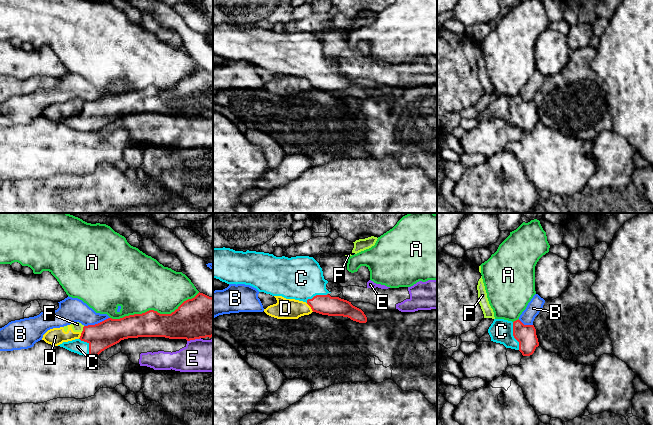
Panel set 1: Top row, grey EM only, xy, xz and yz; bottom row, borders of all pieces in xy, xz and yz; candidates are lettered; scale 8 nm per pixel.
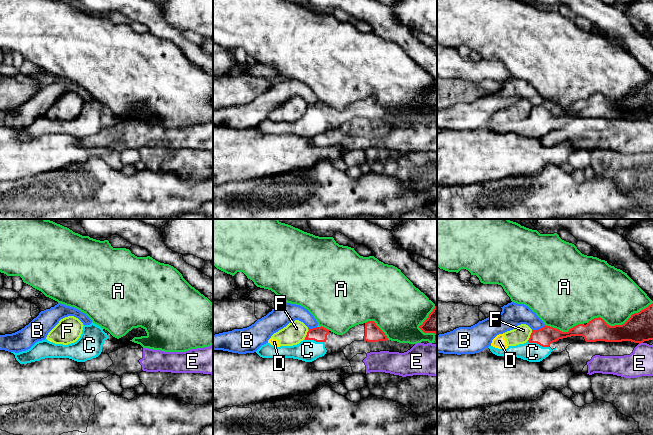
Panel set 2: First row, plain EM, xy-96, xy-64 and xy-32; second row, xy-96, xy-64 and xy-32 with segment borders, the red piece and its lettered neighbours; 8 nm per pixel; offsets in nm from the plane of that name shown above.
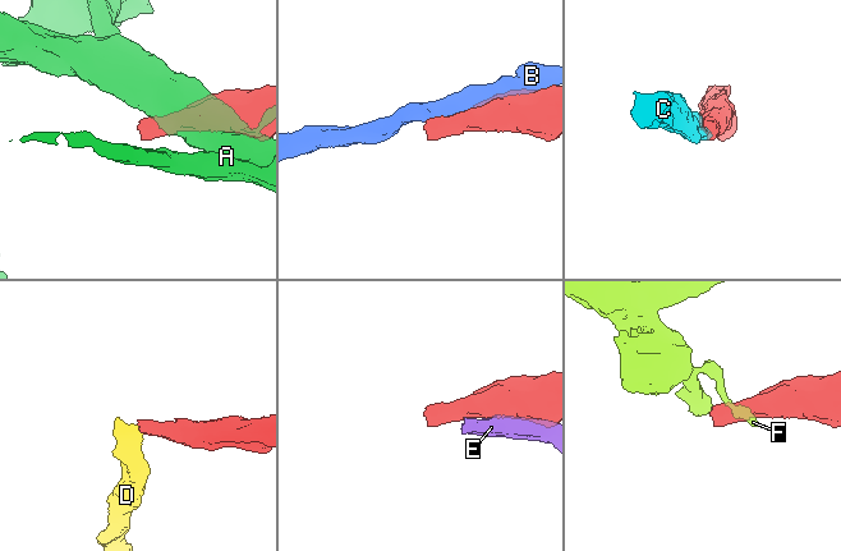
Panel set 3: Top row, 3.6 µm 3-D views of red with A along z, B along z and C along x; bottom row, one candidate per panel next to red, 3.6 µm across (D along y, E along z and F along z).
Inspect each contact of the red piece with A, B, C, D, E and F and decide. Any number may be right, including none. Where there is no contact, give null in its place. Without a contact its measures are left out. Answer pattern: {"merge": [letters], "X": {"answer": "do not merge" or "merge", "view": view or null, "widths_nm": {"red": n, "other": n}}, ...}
{"merge": ["C"], "A": {"answer": "do not merge", "view": "xy", "widths_nm": {"red": 240, "other": 440}}, "B": {"answer": "do not merge", "view": "xy", "widths_nm": {"red": 220, "other": 200}}, "C": {"answer": "merge", "view": "yz", "widths_nm": {"red": 160, "other": 190}}, "D": {"answer": "do not merge", "view": "xz", "widths_nm": {"red": 160, "other": 160}}, "E": {"answer": "do not merge", "view": "xy", "widths_nm": {"red": 340, "other": 260}}, "F": {"answer": "do not merge", "view": "xy", "widths_nm": {"red": 220, "other": 80}}}

